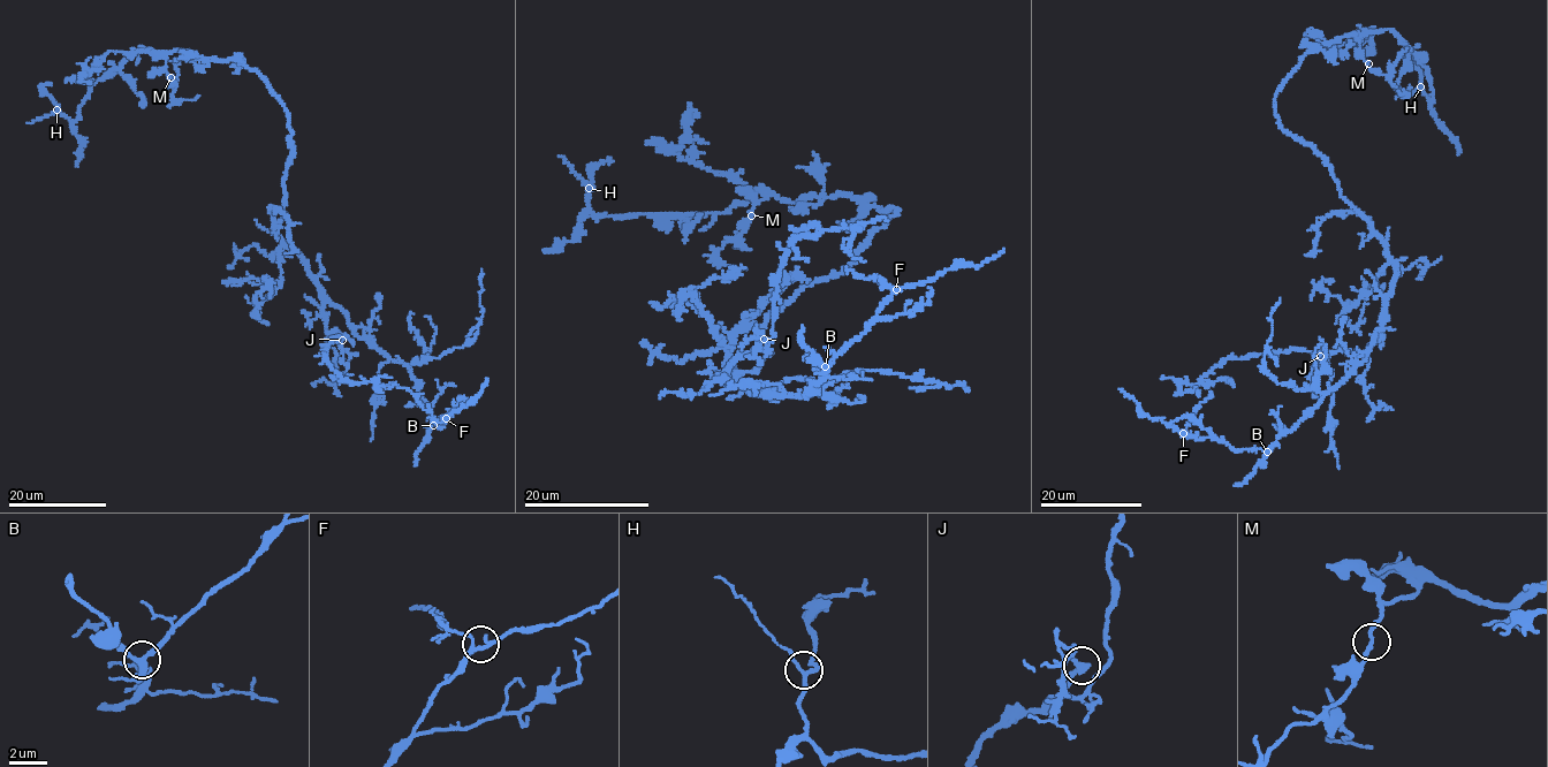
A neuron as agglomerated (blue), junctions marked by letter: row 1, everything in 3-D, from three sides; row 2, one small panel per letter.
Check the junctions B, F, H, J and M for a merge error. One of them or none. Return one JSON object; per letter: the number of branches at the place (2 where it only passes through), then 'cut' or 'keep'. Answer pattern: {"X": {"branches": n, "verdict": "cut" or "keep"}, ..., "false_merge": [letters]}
{"B": {"branches": 3, "verdict": "keep"}, "F": {"branches": 3, "verdict": "keep"}, "H": {"branches": 3, "verdict": "keep"}, "J": {"branches": 2, "verdict": "keep"}, "M": {"branches": 2, "verdict": "keep"}, "false_merge": []}

